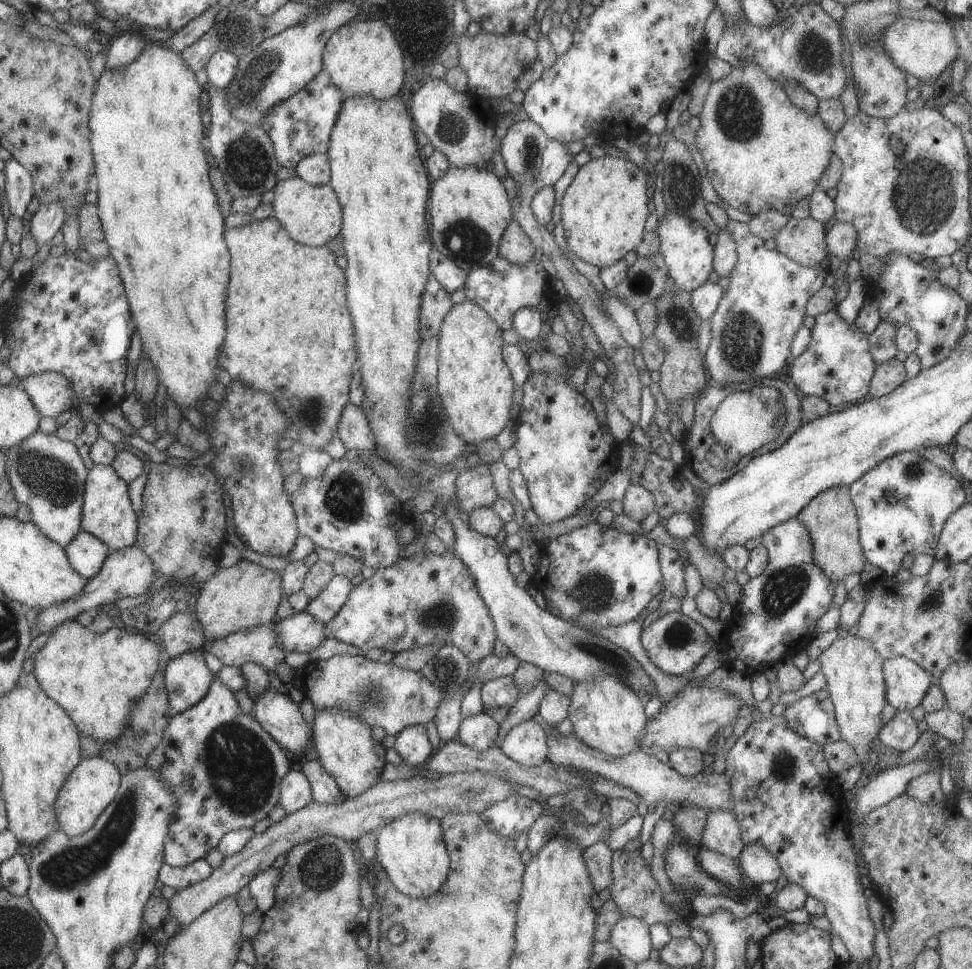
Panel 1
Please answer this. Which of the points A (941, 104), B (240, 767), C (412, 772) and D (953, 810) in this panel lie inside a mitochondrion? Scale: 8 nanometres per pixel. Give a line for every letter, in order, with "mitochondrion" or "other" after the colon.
A: other
B: mitochondrion
C: other
D: other

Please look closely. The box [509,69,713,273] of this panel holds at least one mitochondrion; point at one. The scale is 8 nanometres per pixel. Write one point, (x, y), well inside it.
(531, 156)

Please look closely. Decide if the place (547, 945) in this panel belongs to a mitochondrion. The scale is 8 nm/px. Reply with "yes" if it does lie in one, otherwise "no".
no

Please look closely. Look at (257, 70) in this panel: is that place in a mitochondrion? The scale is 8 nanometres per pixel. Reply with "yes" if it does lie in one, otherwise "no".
yes

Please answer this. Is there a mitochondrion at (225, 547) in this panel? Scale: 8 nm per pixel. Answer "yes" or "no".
no

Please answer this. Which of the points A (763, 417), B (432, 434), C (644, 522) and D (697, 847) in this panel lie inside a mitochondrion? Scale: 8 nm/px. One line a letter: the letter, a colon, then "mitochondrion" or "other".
A: mitochondrion
B: mitochondrion
C: other
D: other

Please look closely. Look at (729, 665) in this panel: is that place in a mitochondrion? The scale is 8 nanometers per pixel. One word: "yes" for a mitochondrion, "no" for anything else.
no

